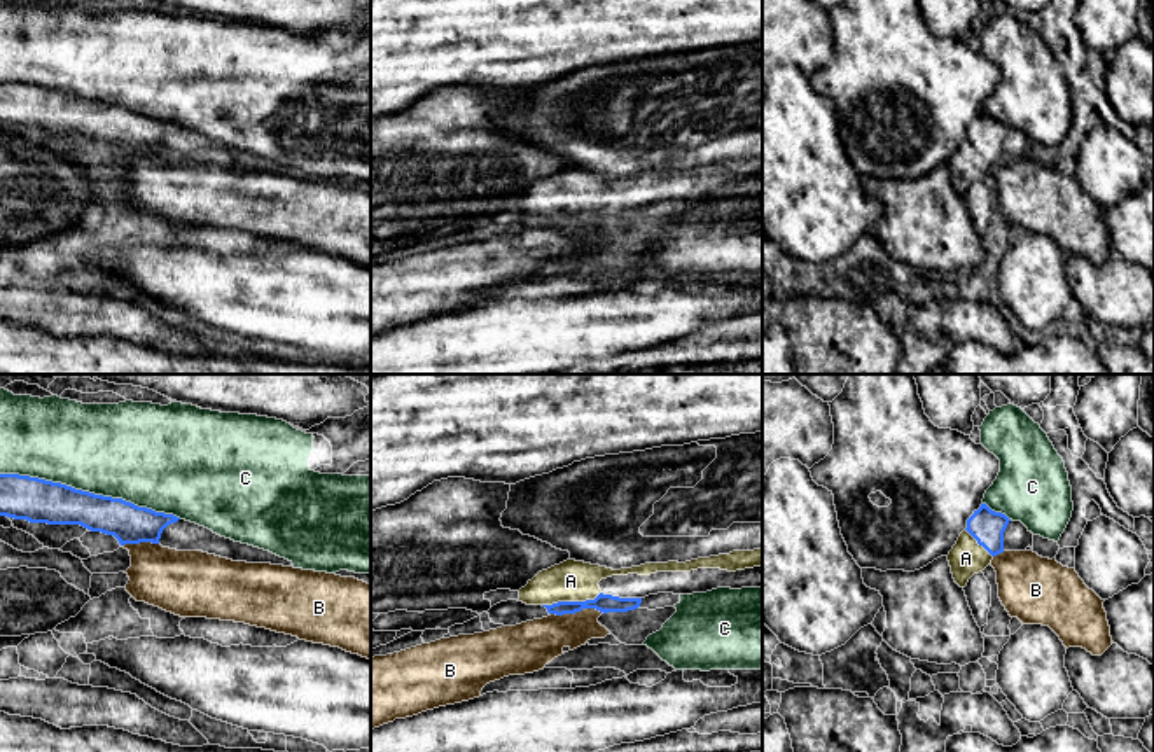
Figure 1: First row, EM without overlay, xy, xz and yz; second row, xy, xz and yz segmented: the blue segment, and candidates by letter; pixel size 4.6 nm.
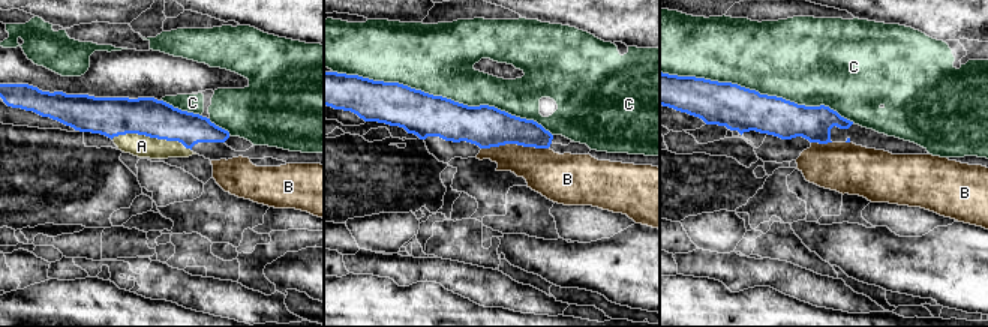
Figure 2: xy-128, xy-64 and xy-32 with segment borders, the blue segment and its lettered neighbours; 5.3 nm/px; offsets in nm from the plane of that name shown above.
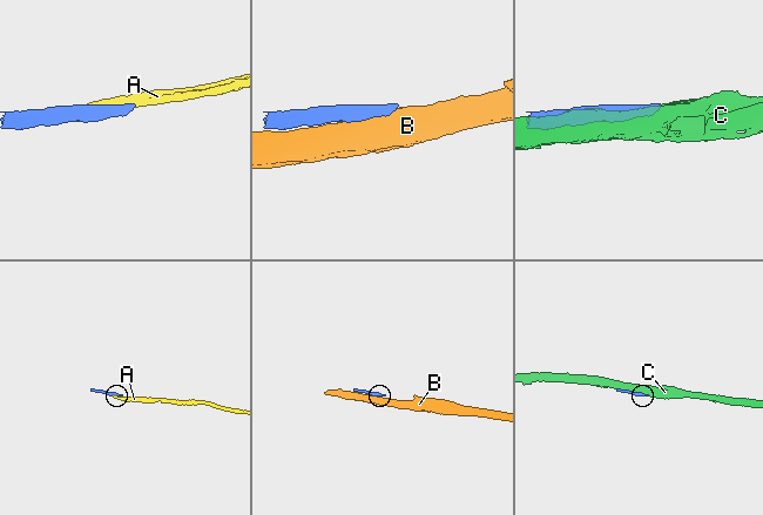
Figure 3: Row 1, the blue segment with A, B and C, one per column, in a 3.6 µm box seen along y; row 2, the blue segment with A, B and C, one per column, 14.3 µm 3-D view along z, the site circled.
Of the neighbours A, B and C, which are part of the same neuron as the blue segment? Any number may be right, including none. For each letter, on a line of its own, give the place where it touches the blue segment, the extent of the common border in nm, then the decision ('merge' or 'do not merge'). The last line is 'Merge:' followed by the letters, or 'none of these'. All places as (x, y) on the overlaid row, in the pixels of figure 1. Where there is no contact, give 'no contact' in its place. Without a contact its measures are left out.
A: xz (570, 602) | 280 nm | merge
B: xz (577, 611) | 240 nm | do not merge
C: xy (91, 494) | 850 nm | do not merge
Merge: A

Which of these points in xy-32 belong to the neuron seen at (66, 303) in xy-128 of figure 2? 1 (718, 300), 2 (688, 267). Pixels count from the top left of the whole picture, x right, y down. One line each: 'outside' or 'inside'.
1: inside
2: outside

